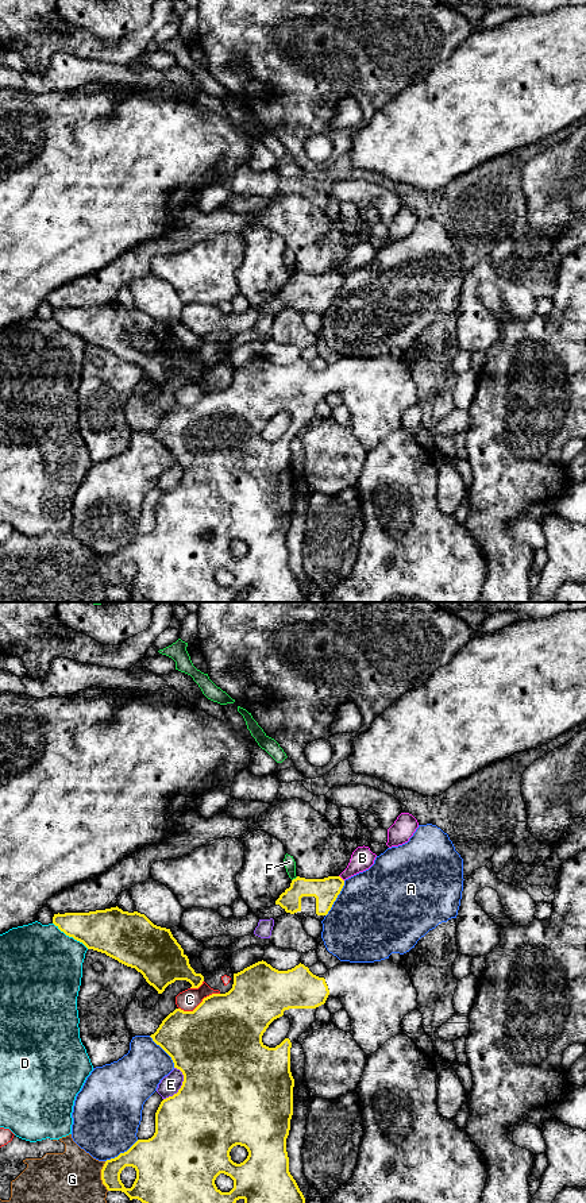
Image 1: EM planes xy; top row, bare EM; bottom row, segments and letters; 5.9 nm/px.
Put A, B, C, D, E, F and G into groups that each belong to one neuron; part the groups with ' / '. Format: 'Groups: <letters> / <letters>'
Groups: A / B / C D / E / F / G

